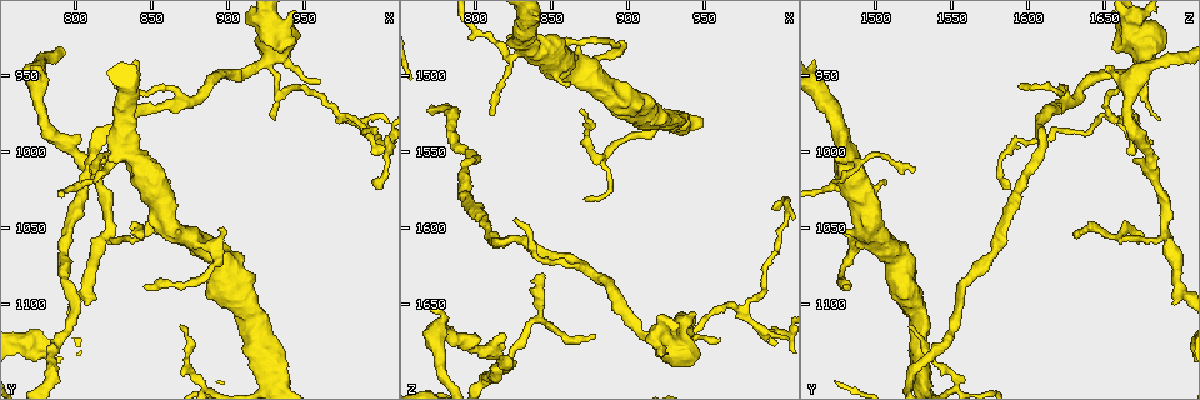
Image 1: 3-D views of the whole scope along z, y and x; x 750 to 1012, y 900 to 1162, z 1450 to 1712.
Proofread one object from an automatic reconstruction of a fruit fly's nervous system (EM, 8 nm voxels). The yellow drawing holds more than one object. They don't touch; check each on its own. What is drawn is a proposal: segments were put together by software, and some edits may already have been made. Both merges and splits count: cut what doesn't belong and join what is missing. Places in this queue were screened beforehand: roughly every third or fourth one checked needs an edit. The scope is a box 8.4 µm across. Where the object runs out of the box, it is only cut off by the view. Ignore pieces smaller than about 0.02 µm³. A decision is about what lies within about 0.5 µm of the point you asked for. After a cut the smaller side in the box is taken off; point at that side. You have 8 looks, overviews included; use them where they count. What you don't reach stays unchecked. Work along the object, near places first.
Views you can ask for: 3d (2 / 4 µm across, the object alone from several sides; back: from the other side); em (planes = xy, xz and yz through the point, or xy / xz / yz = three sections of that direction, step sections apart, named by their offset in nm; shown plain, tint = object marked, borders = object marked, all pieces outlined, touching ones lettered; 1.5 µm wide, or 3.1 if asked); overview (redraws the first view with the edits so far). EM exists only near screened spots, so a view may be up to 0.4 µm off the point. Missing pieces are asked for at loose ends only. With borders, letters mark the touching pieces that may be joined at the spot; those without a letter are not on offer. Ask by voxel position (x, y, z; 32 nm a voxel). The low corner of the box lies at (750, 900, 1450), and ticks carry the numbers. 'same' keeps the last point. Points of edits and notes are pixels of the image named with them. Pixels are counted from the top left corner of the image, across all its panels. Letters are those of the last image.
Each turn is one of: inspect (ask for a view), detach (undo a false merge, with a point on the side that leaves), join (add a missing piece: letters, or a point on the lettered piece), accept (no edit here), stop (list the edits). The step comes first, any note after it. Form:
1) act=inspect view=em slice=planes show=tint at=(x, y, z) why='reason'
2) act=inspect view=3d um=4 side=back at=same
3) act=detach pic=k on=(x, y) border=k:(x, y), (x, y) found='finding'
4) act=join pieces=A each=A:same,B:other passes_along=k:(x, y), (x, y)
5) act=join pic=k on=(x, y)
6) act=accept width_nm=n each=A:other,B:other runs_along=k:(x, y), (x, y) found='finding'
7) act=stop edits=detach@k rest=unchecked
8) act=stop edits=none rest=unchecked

act=inspect view=em slice=xy step=8 show=tint at=(930, 936, 1678) why='abrupt turn'

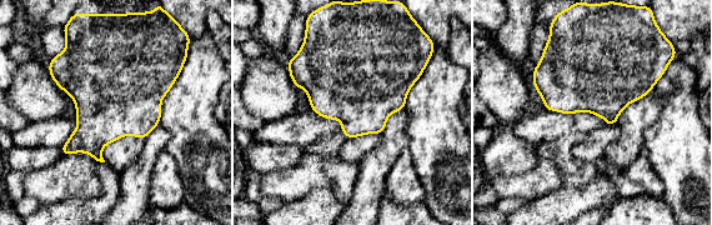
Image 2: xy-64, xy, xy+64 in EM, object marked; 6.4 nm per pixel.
act=inspect view=em slice=xz step=8 show=borders at=same why='cut it another way'

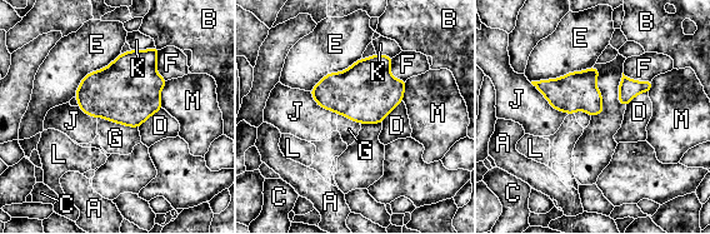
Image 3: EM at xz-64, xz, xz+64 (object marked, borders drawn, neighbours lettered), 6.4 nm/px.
act=accept each=A:other,B:other,C:other,D:other,E:other,F:other,G:other,J:other,K:other,L:other,M:other found='all the same neuron'

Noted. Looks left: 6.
act=inspect view=3d um=4 at=(996, 996, 1668) why='sharp bend'

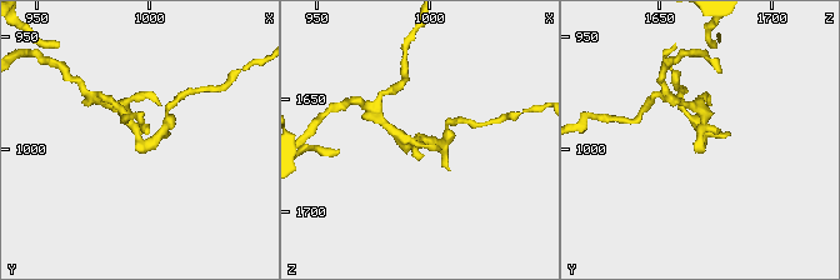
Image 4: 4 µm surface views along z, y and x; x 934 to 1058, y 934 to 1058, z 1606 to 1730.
act=inspect view=em slice=planes show=borders at=(996, 997, 1668)

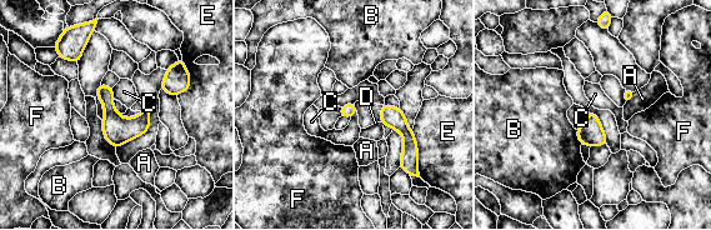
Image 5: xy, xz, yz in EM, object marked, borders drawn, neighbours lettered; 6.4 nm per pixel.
act=accept each=A:other,B:other,C:other,D:other,E:other,F:other border=5:(111, 89), (114, 98) found='continuous, no second neuron'

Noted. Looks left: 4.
act=inspect view=em slice=planes show=tint at=(878, 1058, 1670) why='free end'

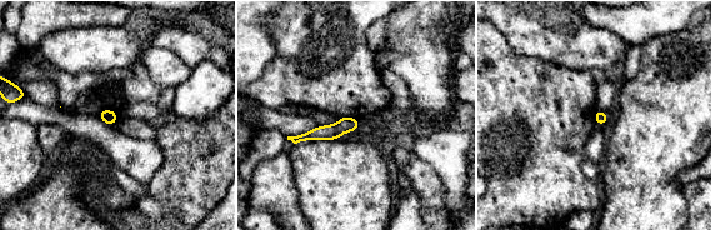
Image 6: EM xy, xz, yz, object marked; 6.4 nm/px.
act=inspect view=em slice=planes show=borders at=same

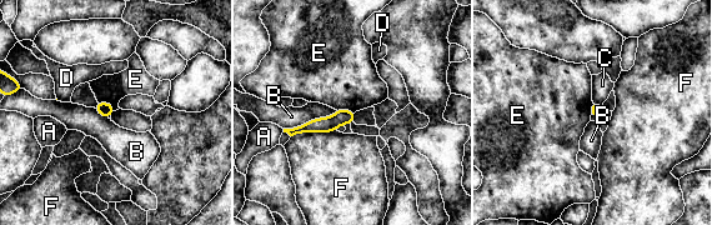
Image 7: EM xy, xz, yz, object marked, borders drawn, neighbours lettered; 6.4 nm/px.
act=accept longest_contact=B:360nm each=A:other,B:other,C:other,D:other,E:other,F:other border=7:(98, 101), (108, 101), (114, 110) found='none of them fits'

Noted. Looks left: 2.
act=stop edits=none rest=unchecked

